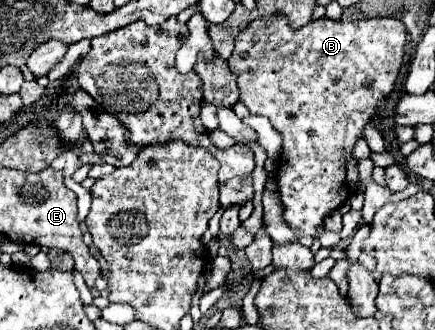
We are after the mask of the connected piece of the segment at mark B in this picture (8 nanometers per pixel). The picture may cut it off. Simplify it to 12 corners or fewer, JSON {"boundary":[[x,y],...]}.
{"boundary":[[283,16],[239,34],[241,102],[283,136],[283,220],[357,188],[405,24]]}

